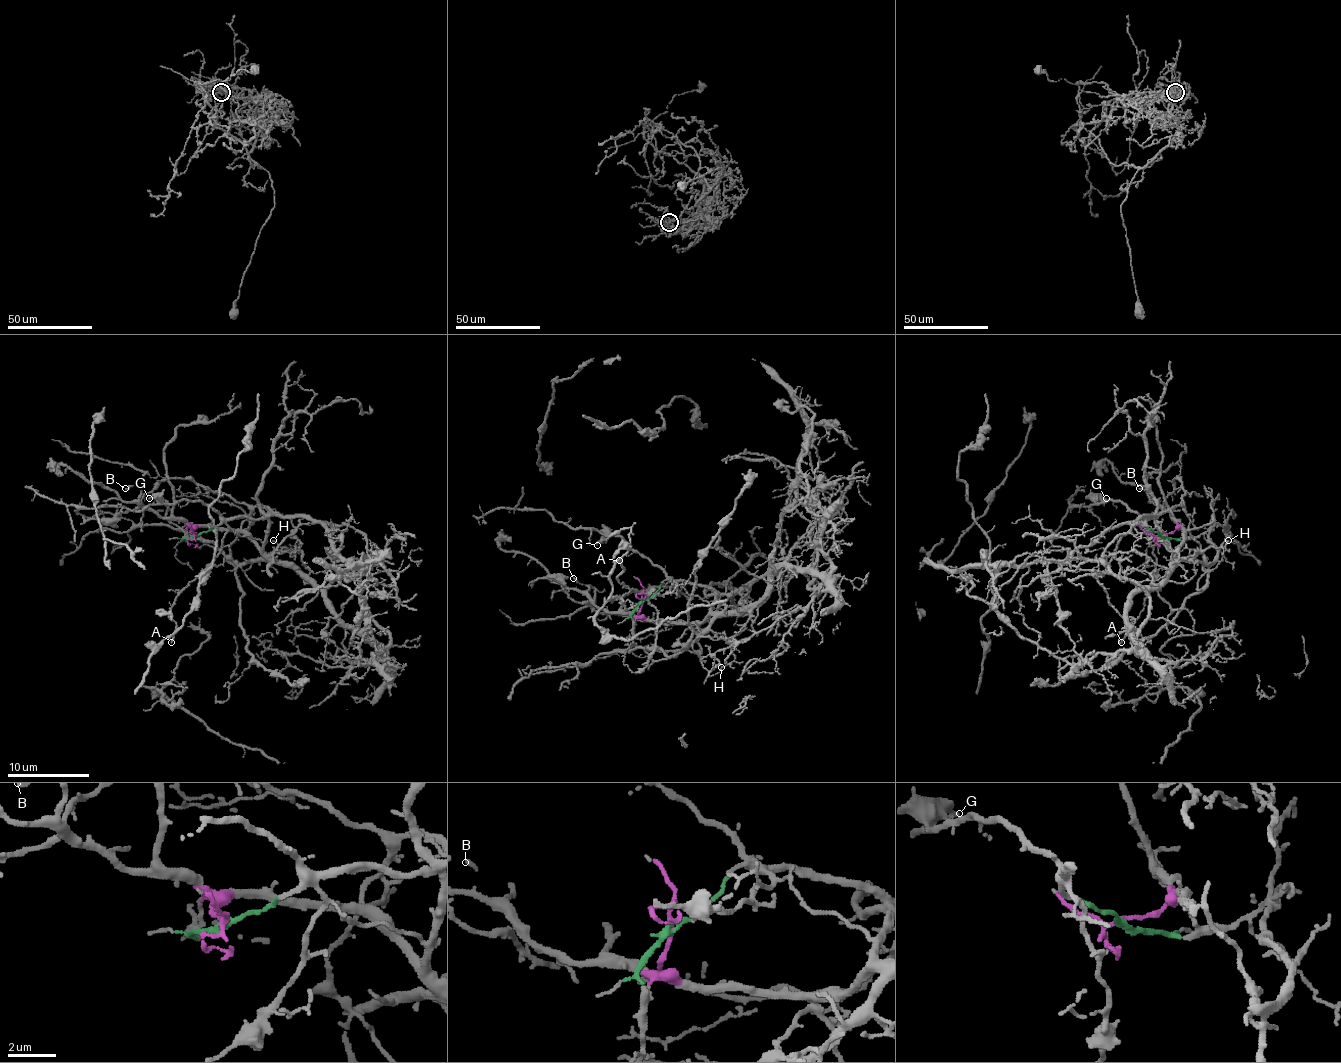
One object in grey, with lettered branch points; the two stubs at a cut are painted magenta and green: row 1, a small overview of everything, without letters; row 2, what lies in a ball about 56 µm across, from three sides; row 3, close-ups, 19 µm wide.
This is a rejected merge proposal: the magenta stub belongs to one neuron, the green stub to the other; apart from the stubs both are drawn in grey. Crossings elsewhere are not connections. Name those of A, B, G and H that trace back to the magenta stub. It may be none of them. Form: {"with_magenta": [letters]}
{"with_magenta": ["B", "H"]}

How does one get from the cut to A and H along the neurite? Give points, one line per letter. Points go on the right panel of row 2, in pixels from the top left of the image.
A: (1159, 536), (1141, 524), (1153, 552), (1155, 581), (1120, 642)
H: (1159, 536), (1182, 528), (1178, 556), (1190, 558), (1210, 546), (1223, 548), (1229, 540)

